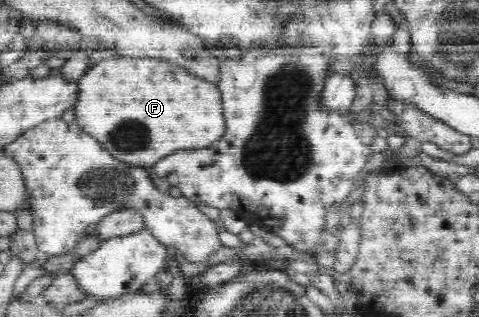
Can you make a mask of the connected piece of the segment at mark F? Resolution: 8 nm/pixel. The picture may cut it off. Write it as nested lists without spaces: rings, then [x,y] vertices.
[[[107,53],[97,65],[82,74],[79,90],[81,97],[74,107],[76,122],[93,137],[101,137],[105,149],[115,157],[135,165],[151,166],[161,157],[181,149],[210,147],[228,132],[218,83],[189,73],[187,67],[175,67],[173,75],[173,61],[168,59],[157,59],[150,55]]]

